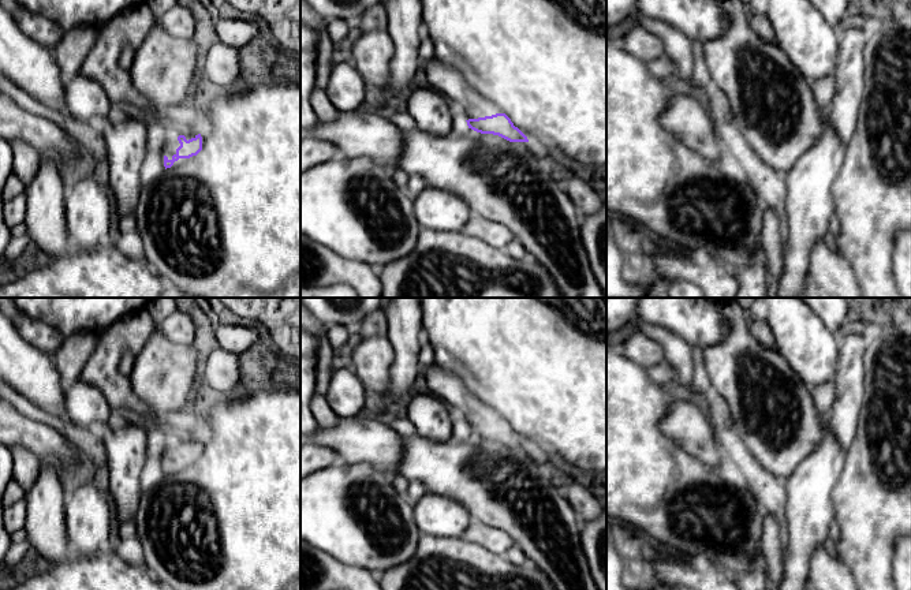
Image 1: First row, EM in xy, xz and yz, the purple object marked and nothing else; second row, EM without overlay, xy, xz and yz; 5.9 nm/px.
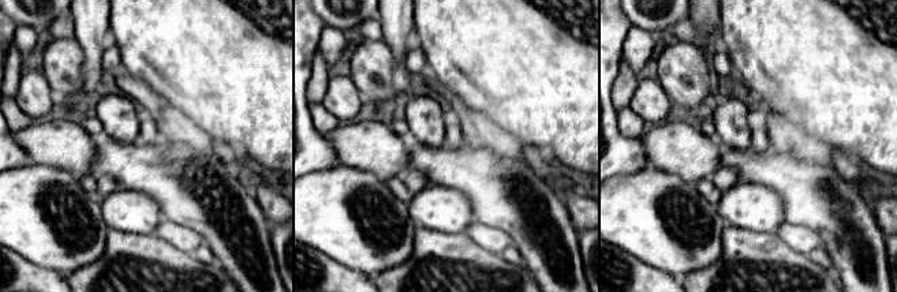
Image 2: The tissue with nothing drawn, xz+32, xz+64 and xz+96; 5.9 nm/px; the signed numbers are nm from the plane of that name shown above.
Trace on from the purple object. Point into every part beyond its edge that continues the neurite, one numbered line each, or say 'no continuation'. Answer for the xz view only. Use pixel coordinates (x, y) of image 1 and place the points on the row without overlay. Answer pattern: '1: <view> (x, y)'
1: xz (443, 384)

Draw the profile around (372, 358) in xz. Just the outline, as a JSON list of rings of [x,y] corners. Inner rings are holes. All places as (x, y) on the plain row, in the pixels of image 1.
[[[373,336],[362,337],[354,347],[350,365],[365,391],[382,396],[389,389],[393,359],[395,352],[388,337]]]

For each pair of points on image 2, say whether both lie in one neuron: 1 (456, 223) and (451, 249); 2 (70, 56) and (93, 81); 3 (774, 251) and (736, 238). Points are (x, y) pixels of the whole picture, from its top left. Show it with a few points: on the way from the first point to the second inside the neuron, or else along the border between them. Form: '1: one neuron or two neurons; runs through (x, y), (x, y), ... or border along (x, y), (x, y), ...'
1: two neurons; border along (422, 227), (430, 231), (463, 234)
2: two neurons; border along (75, 38), (83, 55), (83, 81), (88, 90)
3: one neuron; runs through (765, 251), (750, 251), (746, 247)

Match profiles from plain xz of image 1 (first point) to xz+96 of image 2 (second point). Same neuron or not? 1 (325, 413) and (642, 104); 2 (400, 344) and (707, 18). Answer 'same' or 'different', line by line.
1: different
2: same

